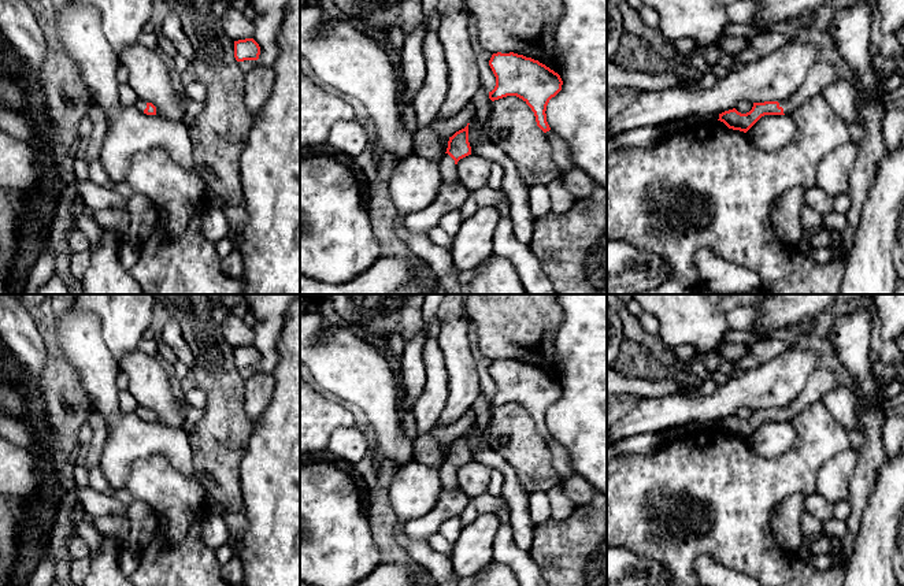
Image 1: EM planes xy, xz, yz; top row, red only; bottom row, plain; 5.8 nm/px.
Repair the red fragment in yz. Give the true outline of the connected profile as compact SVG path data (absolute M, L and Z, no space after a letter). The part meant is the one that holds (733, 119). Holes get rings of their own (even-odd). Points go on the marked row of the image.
M825 62L815 63L800 89L788 100L788 101L764 101L753 103L753 107L749 112L741 114L736 108L719 114L720 122L723 122L729 129L740 130L746 133L762 116L764 115L796 115L796 111L812 96L820 94L830 84L844 77L844 70L830 66Z

